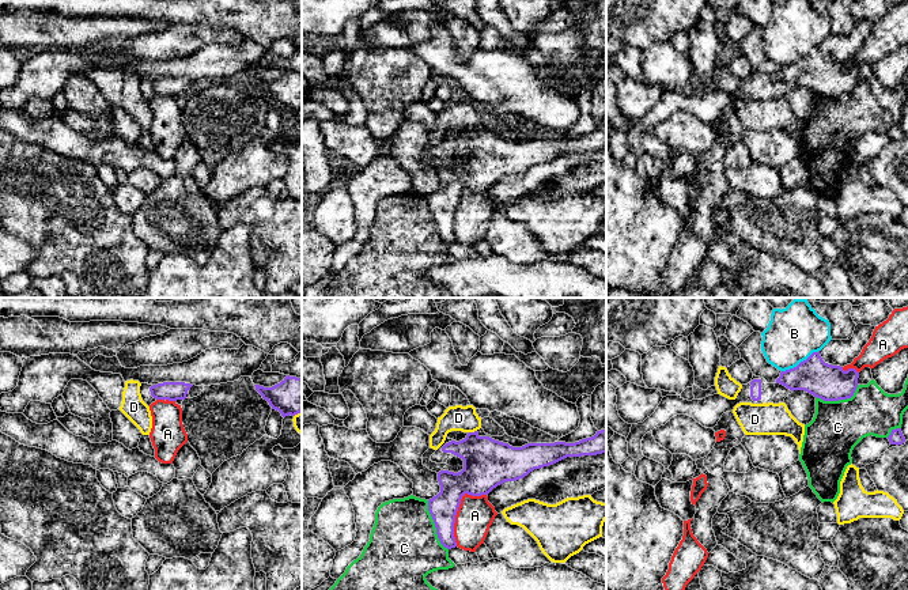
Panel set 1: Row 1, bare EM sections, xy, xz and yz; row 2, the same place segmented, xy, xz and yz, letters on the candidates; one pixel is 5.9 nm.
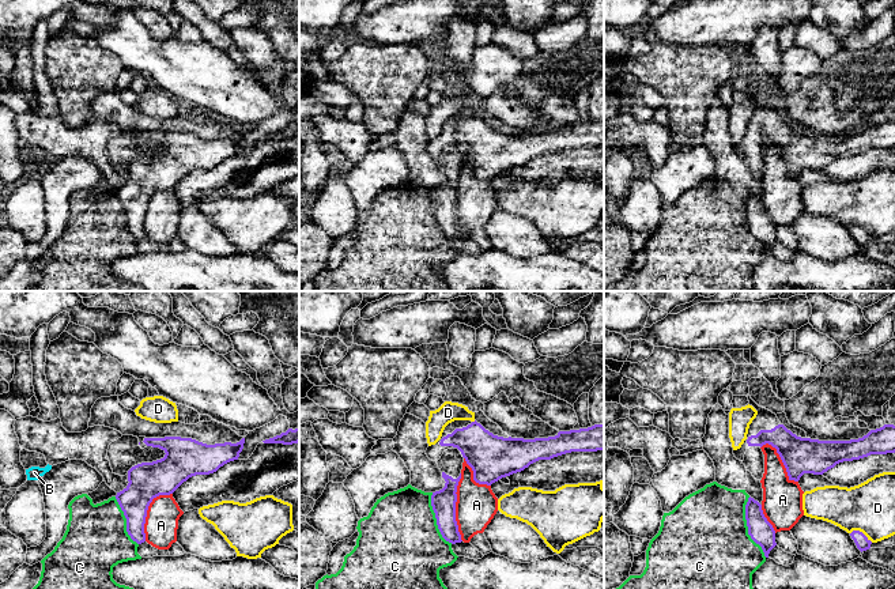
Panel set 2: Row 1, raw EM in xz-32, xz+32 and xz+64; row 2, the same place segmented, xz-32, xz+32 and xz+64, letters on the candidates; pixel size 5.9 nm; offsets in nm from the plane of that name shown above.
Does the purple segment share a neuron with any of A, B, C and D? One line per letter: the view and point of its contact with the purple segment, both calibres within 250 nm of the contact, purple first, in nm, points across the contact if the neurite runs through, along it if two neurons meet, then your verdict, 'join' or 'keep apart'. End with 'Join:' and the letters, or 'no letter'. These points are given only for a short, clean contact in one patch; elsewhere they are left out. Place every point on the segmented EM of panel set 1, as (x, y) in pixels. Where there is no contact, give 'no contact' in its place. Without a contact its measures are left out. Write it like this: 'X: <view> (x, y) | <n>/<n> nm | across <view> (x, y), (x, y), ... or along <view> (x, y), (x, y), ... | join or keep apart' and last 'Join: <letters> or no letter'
A: xz (457, 510) | 220/220 nm | keep apart
B: yz (801, 362) | 220/320 nm | keep apart
C: xz (435, 525) | 170/420 nm | keep apart
D: xz (472, 432) | 280/150 nm | keep apart
Join: no letter

